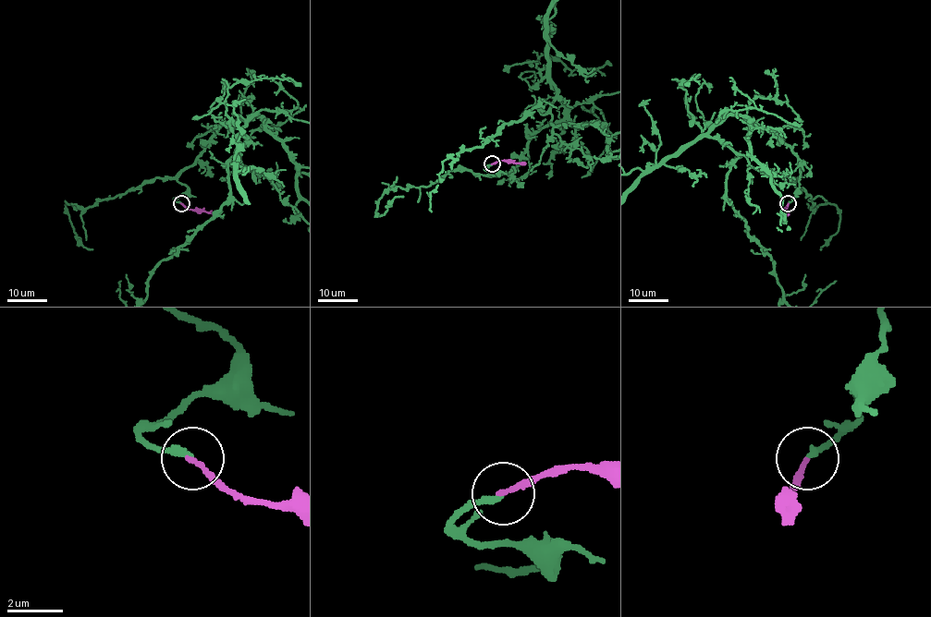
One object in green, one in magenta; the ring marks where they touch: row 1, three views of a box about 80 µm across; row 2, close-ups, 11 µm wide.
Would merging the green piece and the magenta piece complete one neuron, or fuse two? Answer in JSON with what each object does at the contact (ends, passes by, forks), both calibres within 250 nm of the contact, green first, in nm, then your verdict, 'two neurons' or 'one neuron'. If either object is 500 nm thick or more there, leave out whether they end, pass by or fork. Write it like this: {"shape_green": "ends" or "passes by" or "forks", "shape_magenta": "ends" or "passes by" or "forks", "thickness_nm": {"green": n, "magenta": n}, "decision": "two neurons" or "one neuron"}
{"shape_green": "ends", "shape_magenta": "ends", "thickness_nm": {"green": 240, "magenta": 200}, "decision": "one neuron"}

